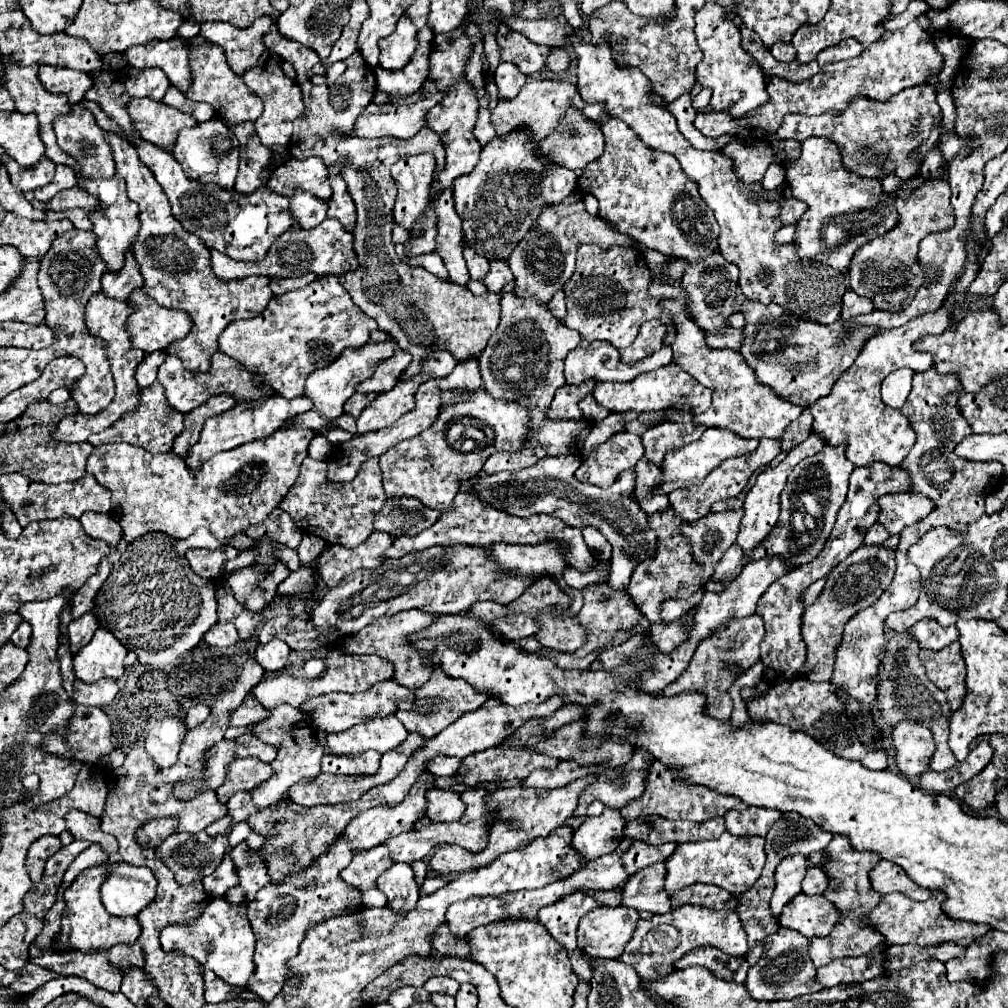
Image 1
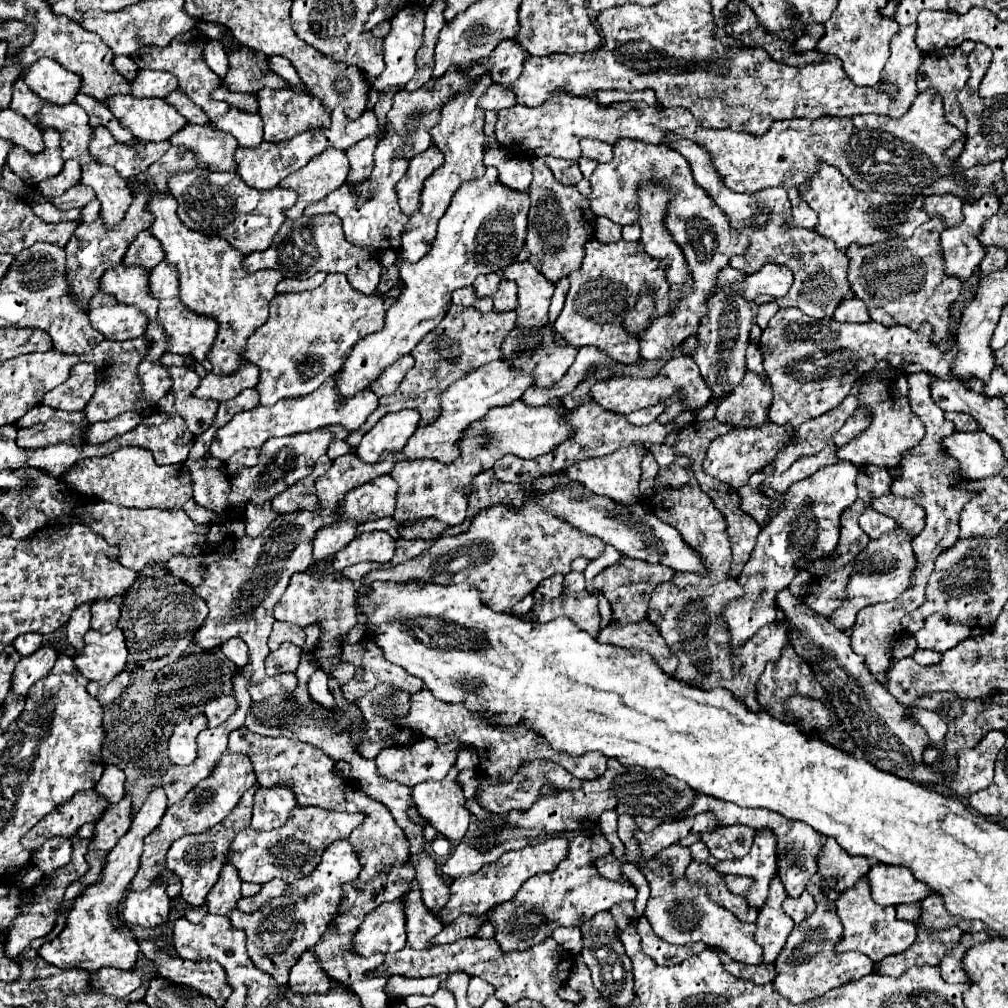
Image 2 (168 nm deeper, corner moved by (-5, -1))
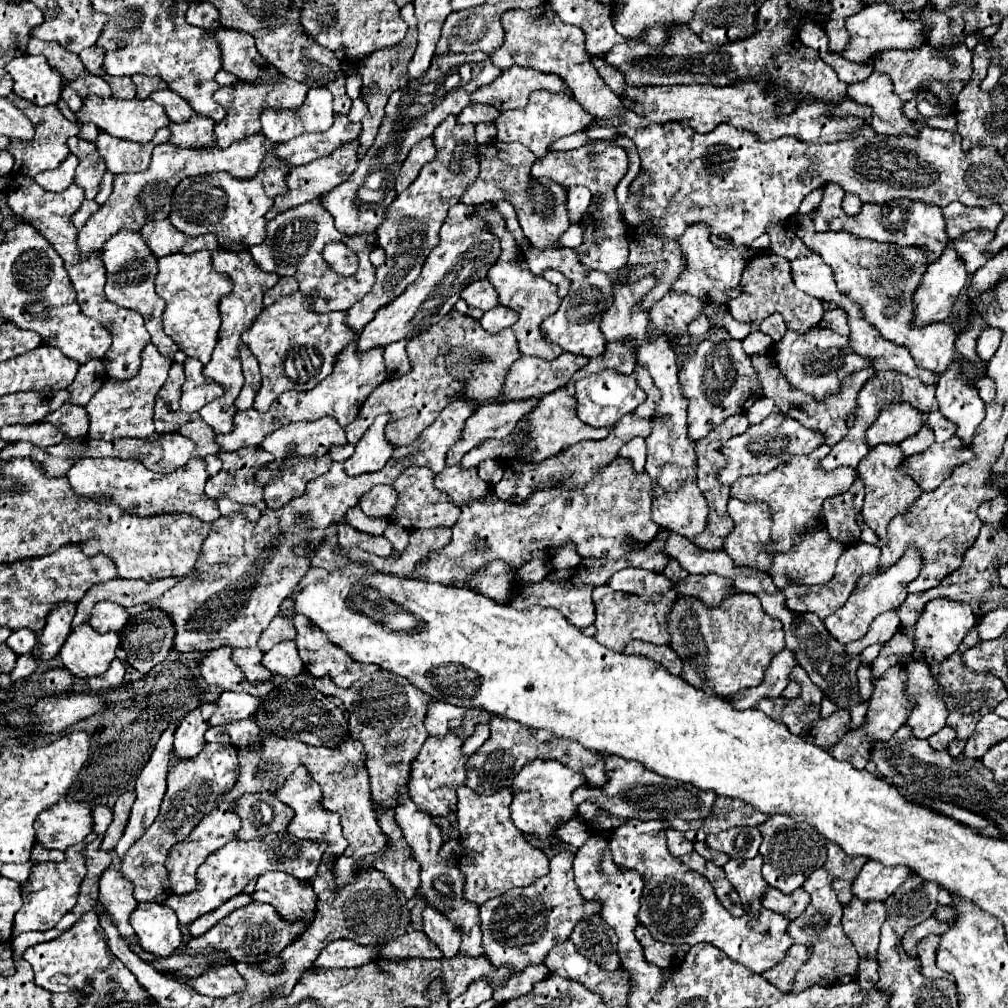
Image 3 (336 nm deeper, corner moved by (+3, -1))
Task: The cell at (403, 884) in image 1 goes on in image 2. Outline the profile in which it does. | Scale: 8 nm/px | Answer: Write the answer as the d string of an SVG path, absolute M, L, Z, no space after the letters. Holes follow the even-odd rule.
M386 902L366 916L352 938L350 950L360 956L398 952L406 946L404 902Z

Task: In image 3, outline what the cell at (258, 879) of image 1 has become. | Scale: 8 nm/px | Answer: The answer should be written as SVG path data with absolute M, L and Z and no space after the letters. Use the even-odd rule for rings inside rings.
M268 872L260 876L252 894L252 902L272 904L288 922L310 922L316 912L316 900L318 898L310 884L280 872Z

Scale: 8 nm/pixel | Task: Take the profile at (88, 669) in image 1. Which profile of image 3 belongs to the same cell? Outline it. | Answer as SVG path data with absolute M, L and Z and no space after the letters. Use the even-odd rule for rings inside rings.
M80 624L66 638L60 650L60 658L64 666L78 678L100 676L108 670L118 646L120 636L116 632L96 634L92 626Z

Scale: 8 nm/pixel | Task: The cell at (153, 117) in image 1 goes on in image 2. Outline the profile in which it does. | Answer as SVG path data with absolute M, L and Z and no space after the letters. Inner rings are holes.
M132 94L114 96L108 98L106 106L116 120L142 142L168 140L188 124L182 114L158 98L134 98Z

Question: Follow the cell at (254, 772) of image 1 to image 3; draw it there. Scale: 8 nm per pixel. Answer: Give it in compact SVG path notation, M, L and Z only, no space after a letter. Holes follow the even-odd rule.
M206 744L204 750L190 760L178 760L168 772L168 792L162 800L160 814L156 822L146 830L146 834L130 846L126 856L122 858L122 876L134 884L134 898L138 902L164 902L170 894L170 874L166 870L168 850L188 838L188 834L198 826L198 822L208 816L216 808L216 800L220 800L238 780L238 754L234 748L226 748L222 744Z

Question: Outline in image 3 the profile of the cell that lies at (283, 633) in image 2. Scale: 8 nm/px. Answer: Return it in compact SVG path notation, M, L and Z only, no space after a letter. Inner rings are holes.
M276 616L268 628L262 632L260 640L258 640L258 648L262 652L268 652L274 644L282 642L282 640L294 640L296 636L296 630L292 626L292 622L288 622L288 618L282 618L282 616Z

